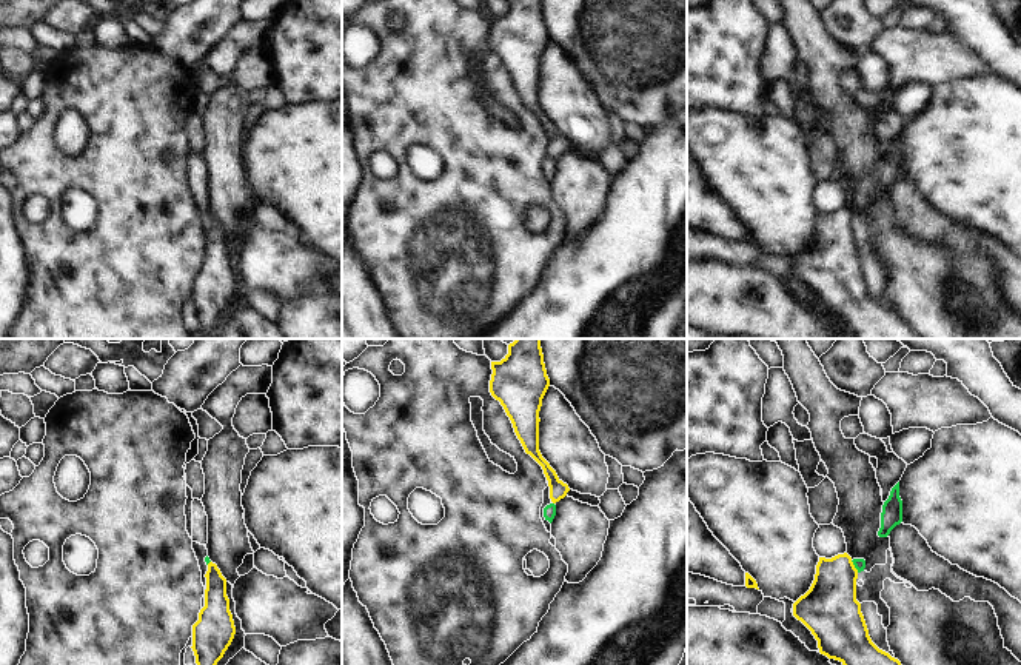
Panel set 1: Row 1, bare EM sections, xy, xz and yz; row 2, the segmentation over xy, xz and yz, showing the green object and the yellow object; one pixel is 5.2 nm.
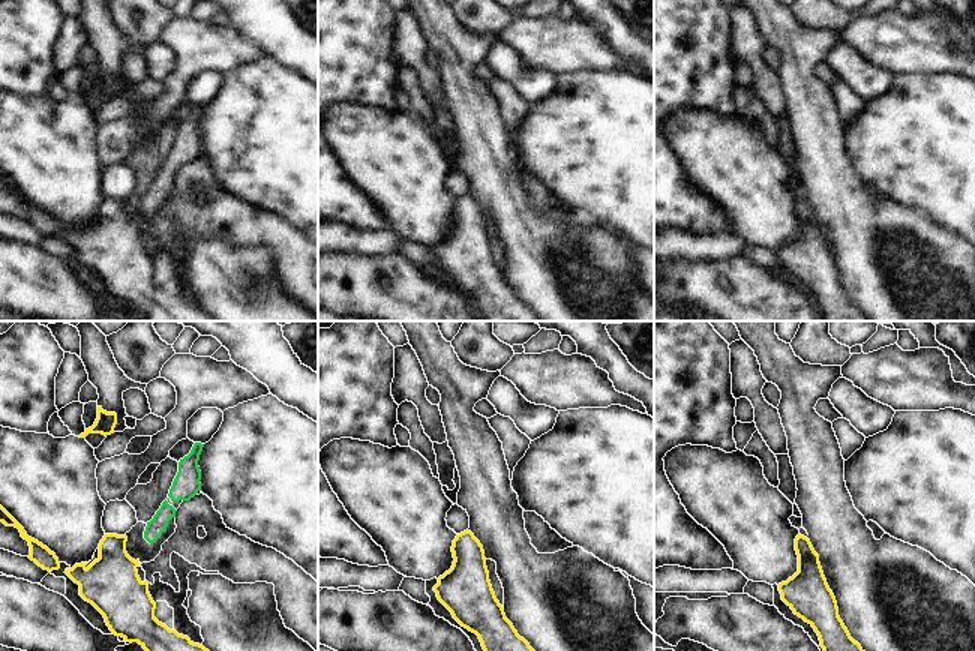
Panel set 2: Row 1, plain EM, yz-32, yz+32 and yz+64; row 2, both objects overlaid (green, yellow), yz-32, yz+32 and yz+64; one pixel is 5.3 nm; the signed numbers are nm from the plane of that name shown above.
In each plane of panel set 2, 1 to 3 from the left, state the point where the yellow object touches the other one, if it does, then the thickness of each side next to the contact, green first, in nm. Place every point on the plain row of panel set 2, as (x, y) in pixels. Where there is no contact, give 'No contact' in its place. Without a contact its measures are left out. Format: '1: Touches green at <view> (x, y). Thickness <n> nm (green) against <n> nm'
1: No contact
2: No contact
3: No contact

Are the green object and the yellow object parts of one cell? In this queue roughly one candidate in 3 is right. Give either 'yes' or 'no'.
no

